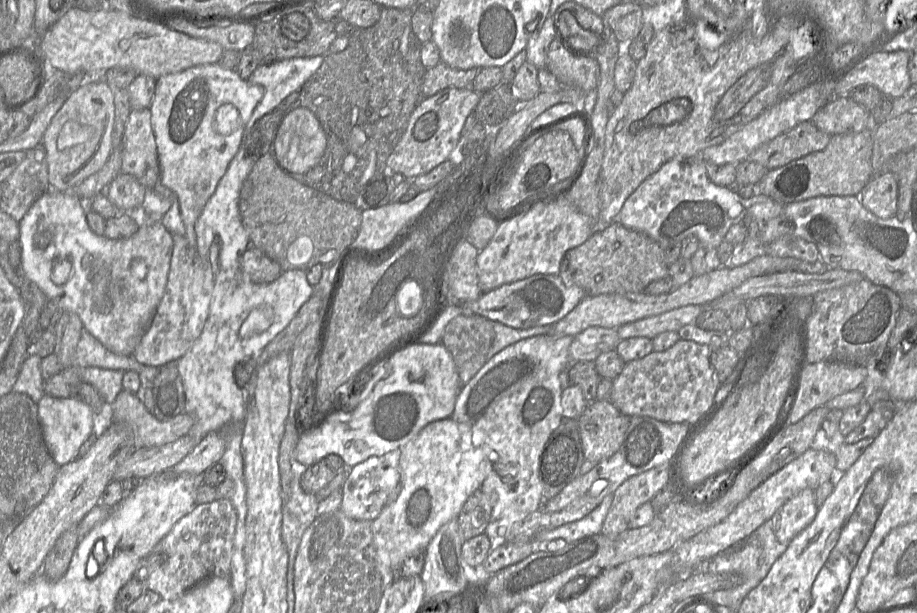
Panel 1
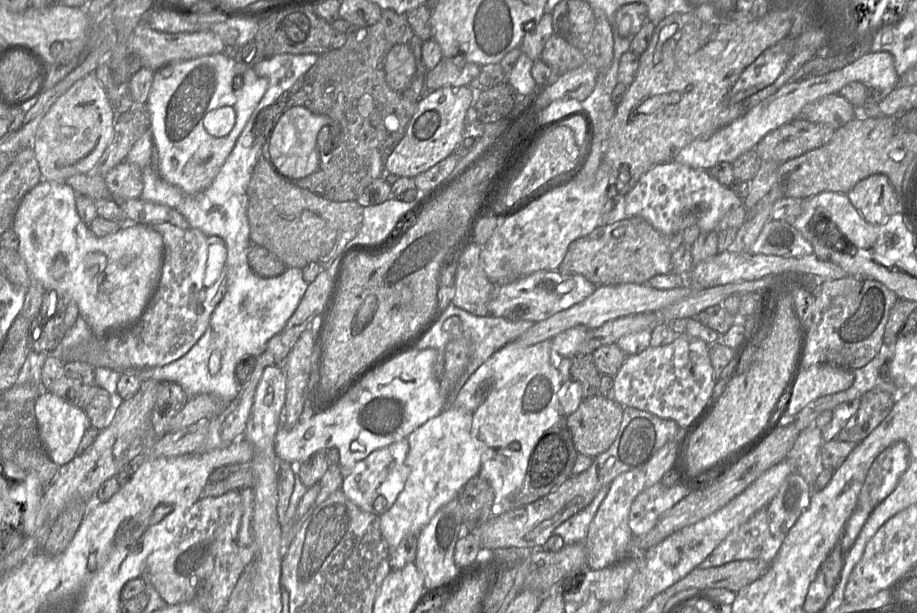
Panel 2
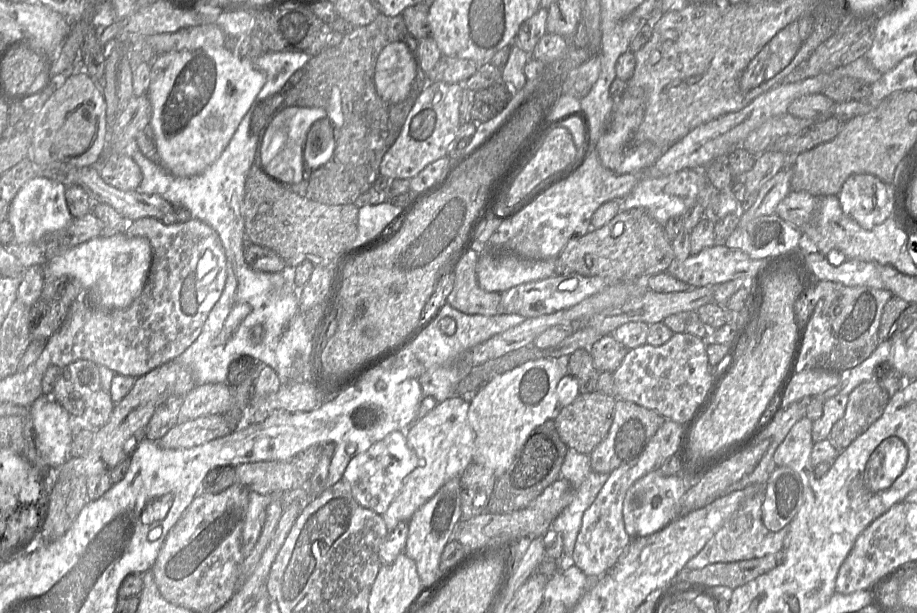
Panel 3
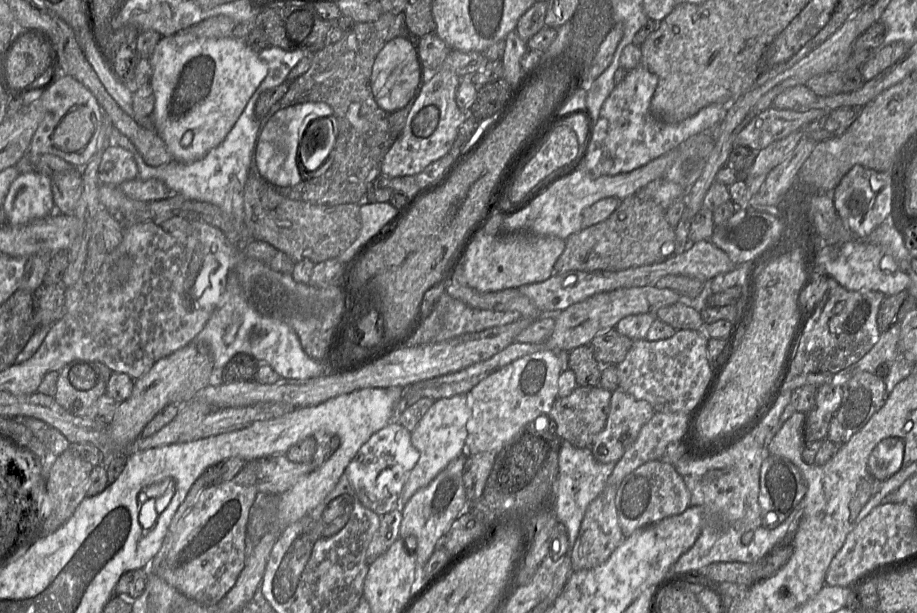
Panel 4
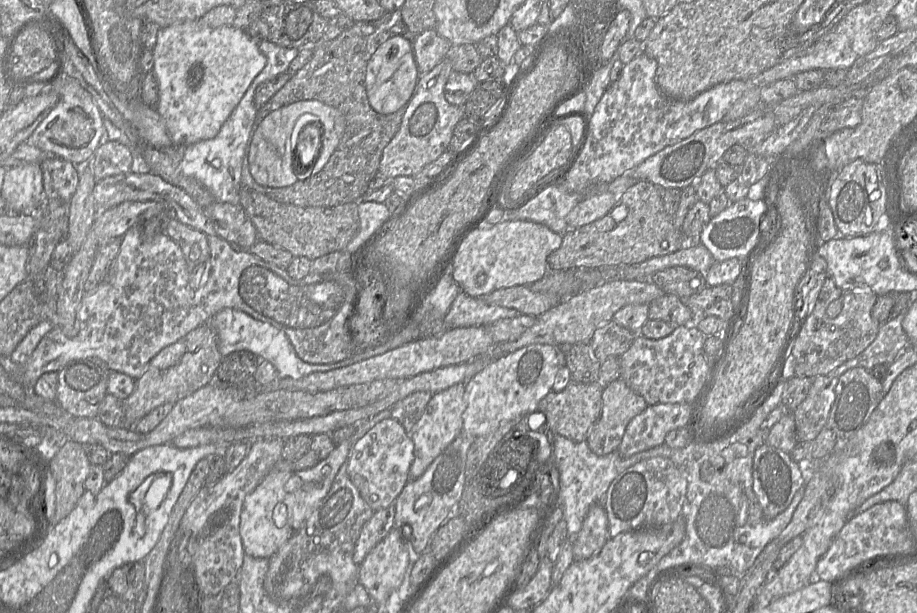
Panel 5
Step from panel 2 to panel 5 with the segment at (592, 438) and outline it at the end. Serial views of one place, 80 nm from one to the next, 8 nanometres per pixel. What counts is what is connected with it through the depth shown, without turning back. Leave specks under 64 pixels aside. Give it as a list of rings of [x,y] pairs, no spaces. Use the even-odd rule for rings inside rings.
[[[571,381],[560,392],[551,391],[540,400],[537,410],[547,419],[553,434],[559,434],[575,442],[586,441],[587,435],[599,419],[602,409],[602,386],[597,382],[582,384]]]

